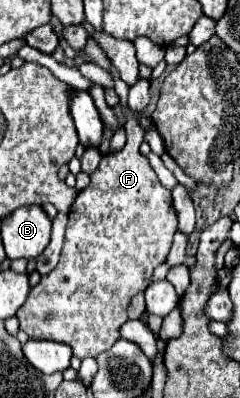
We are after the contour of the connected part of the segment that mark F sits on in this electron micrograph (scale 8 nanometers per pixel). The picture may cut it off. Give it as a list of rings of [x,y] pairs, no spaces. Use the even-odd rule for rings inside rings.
[[[113,65],[109,67],[109,73],[111,77],[115,77],[113,89],[119,95],[119,105],[125,115],[123,126],[127,143],[121,151],[111,151],[101,157],[99,167],[91,173],[89,187],[79,191],[75,203],[71,205],[59,265],[49,275],[41,277],[39,285],[29,291],[27,303],[17,313],[21,329],[31,339],[51,339],[57,343],[65,343],[79,359],[97,357],[97,353],[111,349],[121,339],[119,329],[129,319],[127,309],[131,299],[149,287],[155,267],[165,263],[173,243],[173,235],[177,233],[177,215],[171,205],[171,191],[159,183],[147,157],[139,153],[139,145],[144,141],[144,131],[127,105],[129,85],[121,81]]]

